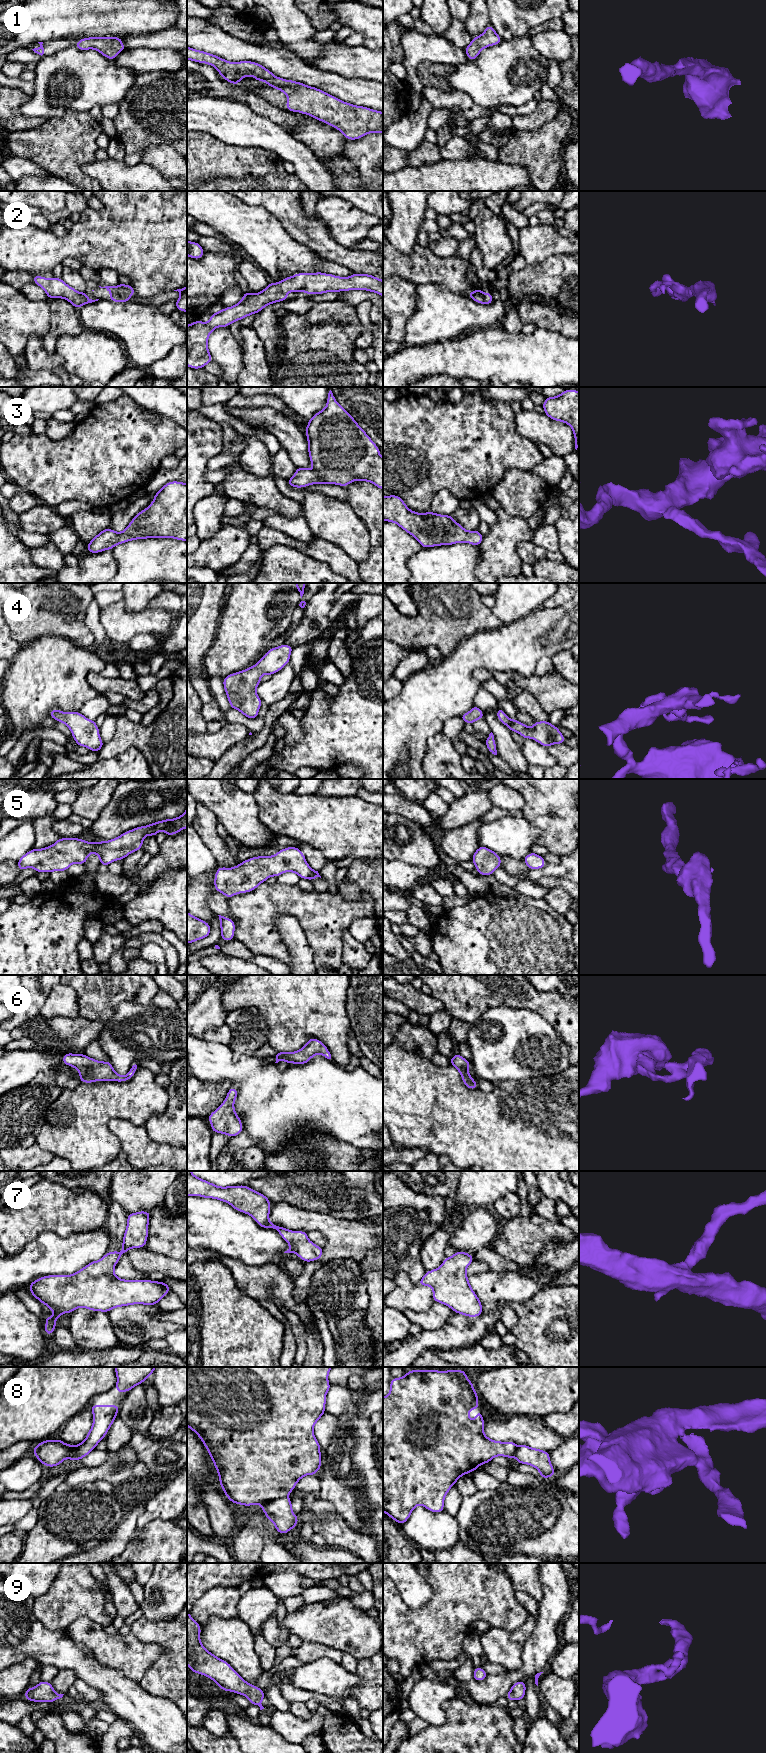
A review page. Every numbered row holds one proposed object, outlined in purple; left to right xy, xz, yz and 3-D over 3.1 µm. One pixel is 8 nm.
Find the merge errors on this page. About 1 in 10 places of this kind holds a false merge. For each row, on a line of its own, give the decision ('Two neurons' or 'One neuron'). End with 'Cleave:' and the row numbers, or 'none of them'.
1: One neuron
2: One neuron
3: One neuron
4: One neuron
5: One neuron
6: One neuron
7: One neuron
8: One neuron
9: One neuron
Cleave: none of them

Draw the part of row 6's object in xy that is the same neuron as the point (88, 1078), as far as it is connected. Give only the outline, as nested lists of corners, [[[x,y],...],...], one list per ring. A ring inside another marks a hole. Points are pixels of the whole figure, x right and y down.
[[[66,1053],[62,1063],[77,1069],[80,1075],[79,1082],[92,1083],[95,1081],[126,1082],[134,1077],[136,1069],[140,1066],[134,1062],[130,1071],[125,1076],[120,1076],[107,1060],[100,1062],[83,1054]]]

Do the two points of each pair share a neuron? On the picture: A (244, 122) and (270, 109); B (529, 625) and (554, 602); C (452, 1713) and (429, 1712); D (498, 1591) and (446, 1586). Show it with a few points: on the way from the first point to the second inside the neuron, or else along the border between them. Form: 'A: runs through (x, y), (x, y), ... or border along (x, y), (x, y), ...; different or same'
A: border along (240, 101), (280, 127); different
B: border along (568, 600), (556, 607), (543, 608); different
C: border along (455, 1696), (442, 1704), (445, 1722), (428, 1725); different
D: runs through (485, 1591), (473, 1586), (459, 1586); same

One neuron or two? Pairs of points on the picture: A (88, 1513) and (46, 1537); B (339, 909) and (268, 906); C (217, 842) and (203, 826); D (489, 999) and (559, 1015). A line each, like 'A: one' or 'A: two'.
A: one
B: one
C: one
D: one

